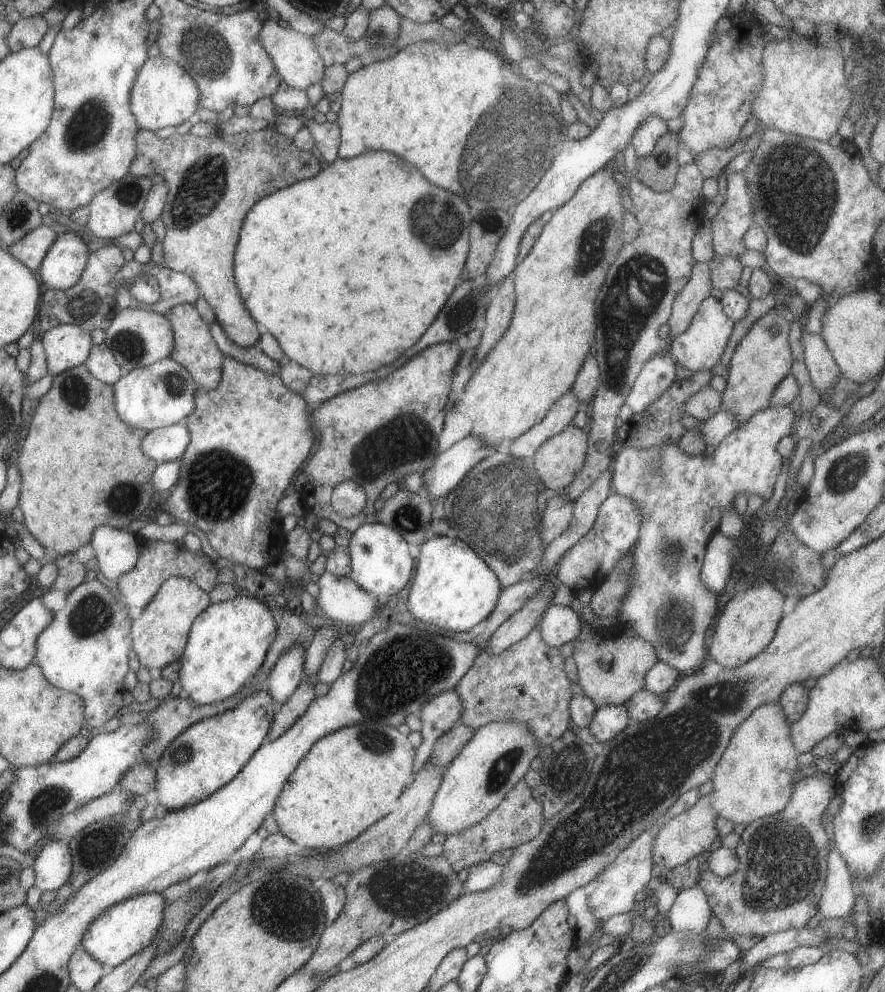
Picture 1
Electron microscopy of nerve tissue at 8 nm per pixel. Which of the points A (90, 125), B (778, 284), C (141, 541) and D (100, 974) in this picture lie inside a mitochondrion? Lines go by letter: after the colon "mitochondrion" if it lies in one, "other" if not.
A: mitochondrion
B: other
C: other
D: other

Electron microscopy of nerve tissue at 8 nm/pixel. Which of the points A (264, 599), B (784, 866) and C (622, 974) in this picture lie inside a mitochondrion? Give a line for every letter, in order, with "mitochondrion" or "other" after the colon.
A: other
B: mitochondrion
C: mitochondrion

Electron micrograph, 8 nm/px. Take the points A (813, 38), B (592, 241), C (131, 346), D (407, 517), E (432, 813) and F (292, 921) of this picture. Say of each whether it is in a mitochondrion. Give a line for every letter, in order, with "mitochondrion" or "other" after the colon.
A: other
B: mitochondrion
C: mitochondrion
D: mitochondrion
E: other
F: mitochondrion

